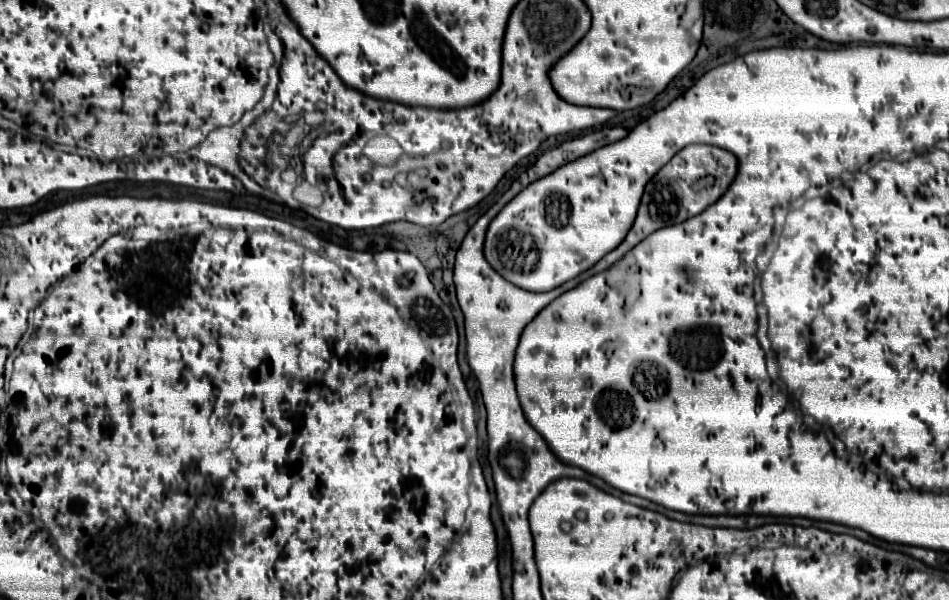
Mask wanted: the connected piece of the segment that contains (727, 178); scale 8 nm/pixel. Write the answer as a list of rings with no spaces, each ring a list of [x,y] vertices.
[[[688,145],[682,151],[678,151],[656,175],[648,181],[638,217],[628,231],[624,243],[618,247],[618,259],[622,259],[630,249],[634,249],[642,239],[646,239],[650,233],[666,227],[682,223],[698,213],[702,213],[708,205],[712,205],[718,197],[724,195],[728,185],[732,183],[736,175],[736,157],[730,151],[724,151],[720,147],[712,145]]]

